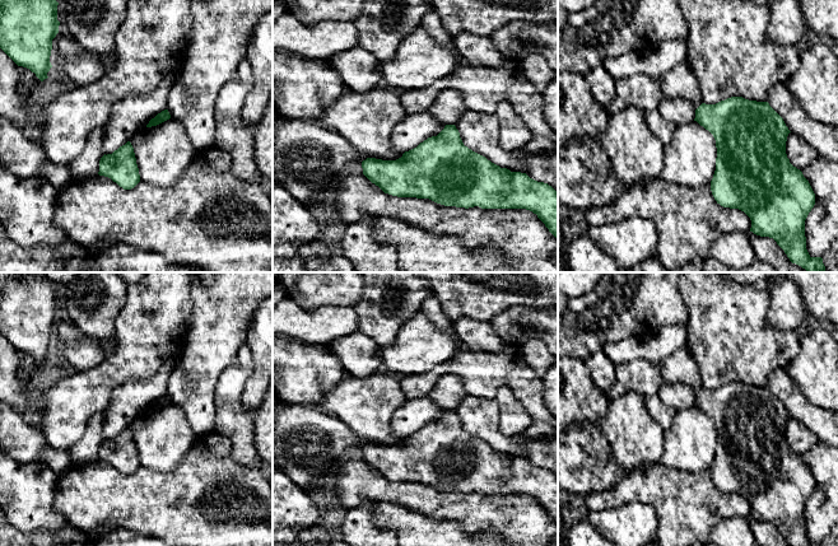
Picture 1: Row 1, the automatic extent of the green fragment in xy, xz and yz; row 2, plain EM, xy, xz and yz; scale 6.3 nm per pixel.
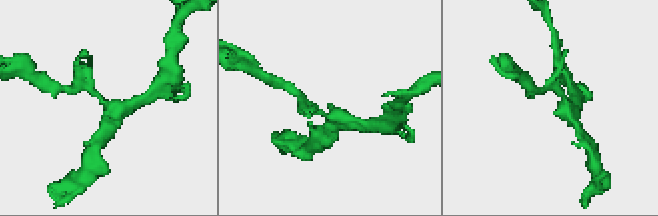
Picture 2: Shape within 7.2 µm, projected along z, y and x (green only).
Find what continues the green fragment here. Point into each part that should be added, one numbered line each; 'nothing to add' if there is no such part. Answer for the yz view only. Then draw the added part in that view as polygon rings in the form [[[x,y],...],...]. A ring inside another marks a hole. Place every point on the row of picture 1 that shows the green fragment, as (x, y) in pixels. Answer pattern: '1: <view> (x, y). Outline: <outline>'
nothing to add

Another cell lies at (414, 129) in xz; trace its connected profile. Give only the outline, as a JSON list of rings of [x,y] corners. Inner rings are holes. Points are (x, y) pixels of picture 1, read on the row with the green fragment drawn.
[[[429,111],[408,115],[395,126],[391,135],[391,144],[397,153],[404,154],[416,148],[428,137],[437,136],[444,126]]]

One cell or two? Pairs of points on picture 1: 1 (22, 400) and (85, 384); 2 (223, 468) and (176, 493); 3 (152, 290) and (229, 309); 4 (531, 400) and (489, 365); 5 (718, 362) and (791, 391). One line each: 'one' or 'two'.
1: two
2: one
3: two
4: one
5: two

